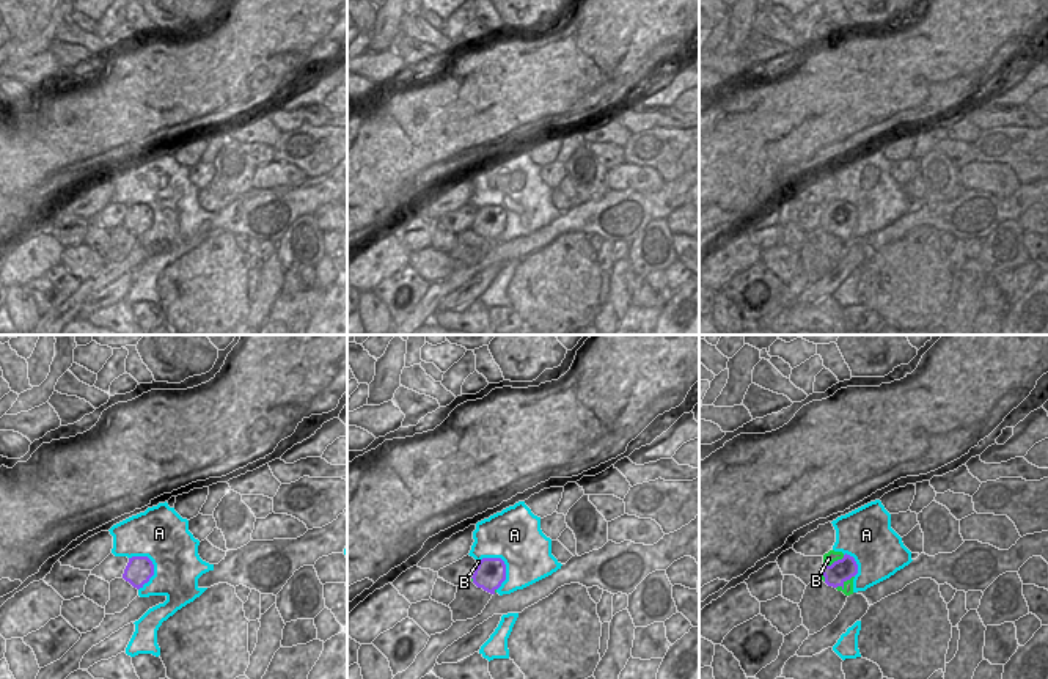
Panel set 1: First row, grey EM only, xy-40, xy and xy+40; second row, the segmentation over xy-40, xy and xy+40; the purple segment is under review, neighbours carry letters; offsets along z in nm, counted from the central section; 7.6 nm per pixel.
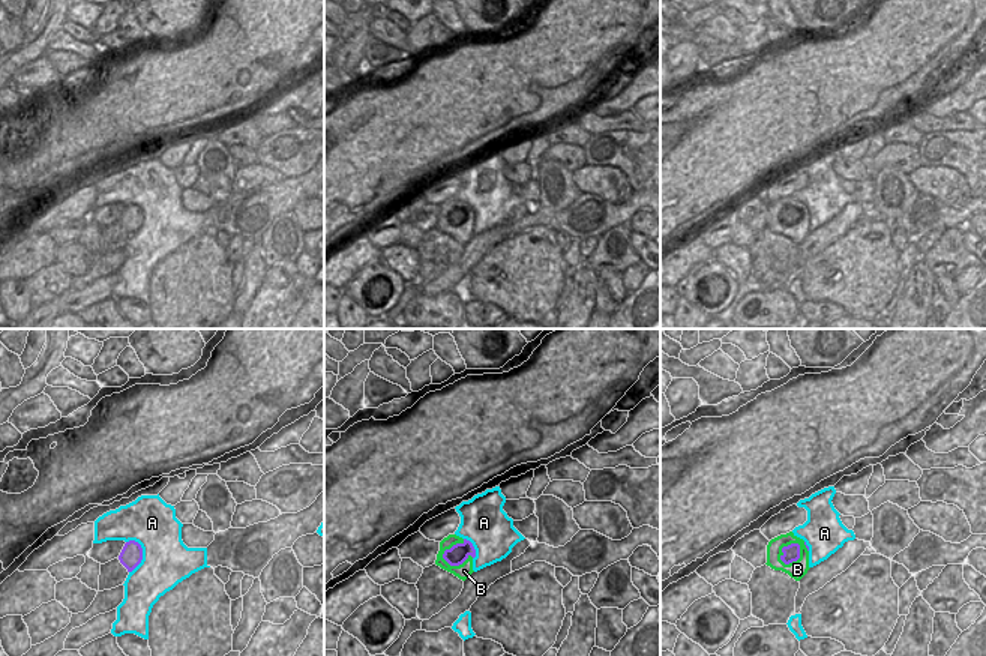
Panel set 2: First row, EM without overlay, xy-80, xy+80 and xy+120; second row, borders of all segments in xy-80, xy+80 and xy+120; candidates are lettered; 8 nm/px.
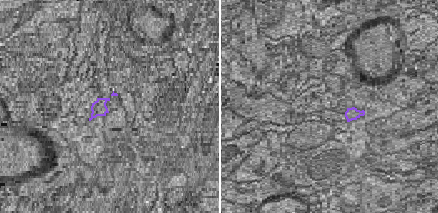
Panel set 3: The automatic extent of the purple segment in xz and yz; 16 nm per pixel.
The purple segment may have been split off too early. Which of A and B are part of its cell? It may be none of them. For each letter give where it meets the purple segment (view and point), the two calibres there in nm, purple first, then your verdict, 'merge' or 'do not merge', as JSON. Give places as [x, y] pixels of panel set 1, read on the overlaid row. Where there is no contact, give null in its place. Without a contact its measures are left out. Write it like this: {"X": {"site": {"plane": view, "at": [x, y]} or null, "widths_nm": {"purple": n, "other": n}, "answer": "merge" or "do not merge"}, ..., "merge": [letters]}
{"A": {"site": {"plane": "xy-40", "at": [153, 572]}, "widths_nm": {"purple": 200, "other": 380}, "answer": "do not merge"}, "B": {"site": {"plane": "xy+40", "at": [825, 565]}, "widths_nm": {"purple": 170, "other": 100}, "answer": "merge"}, "merge": ["B"]}

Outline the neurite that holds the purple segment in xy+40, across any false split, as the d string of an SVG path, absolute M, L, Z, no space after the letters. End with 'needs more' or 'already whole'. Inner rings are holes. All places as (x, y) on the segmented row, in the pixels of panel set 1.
M834 550L823 555L820 580L823 580L828 586L850 596L853 594L853 578L856 574L858 564L853 556Z; needs more

